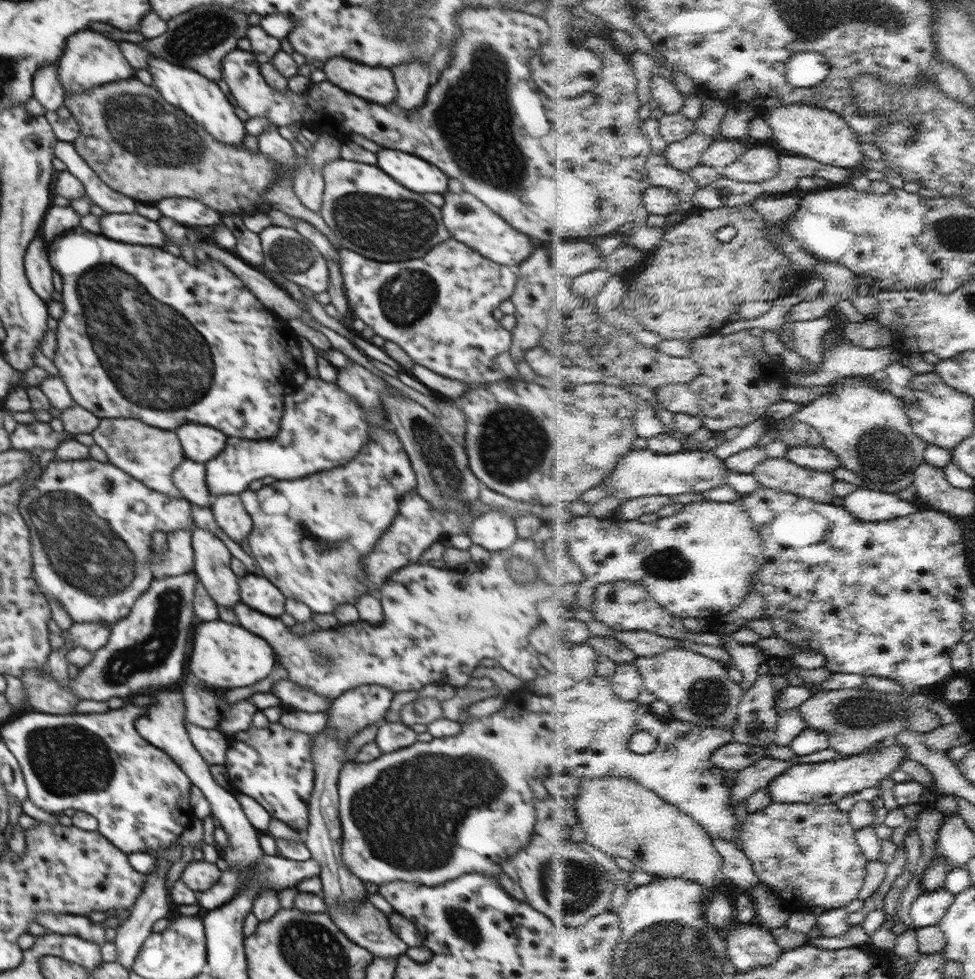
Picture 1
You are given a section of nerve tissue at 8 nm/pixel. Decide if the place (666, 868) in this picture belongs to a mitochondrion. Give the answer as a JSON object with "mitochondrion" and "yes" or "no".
{"mitochondrion":"no"}

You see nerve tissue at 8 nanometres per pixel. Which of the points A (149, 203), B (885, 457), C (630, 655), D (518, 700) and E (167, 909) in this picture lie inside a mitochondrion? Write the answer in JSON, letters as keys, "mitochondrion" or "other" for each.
{"A":"other","B":"mitochondrion","C":"other","D":"other","E":"other"}

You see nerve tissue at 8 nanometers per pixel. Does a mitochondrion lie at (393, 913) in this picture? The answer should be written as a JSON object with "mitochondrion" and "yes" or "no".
{"mitochondrion":"no"}

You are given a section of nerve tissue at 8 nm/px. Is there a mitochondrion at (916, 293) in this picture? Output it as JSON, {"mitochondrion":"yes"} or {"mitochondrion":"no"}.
{"mitochondrion":"no"}

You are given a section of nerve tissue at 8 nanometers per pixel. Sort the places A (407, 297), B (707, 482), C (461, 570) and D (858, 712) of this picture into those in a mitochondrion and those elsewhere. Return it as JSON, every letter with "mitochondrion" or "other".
{"A":"mitochondrion","B":"other","C":"other","D":"mitochondrion"}

